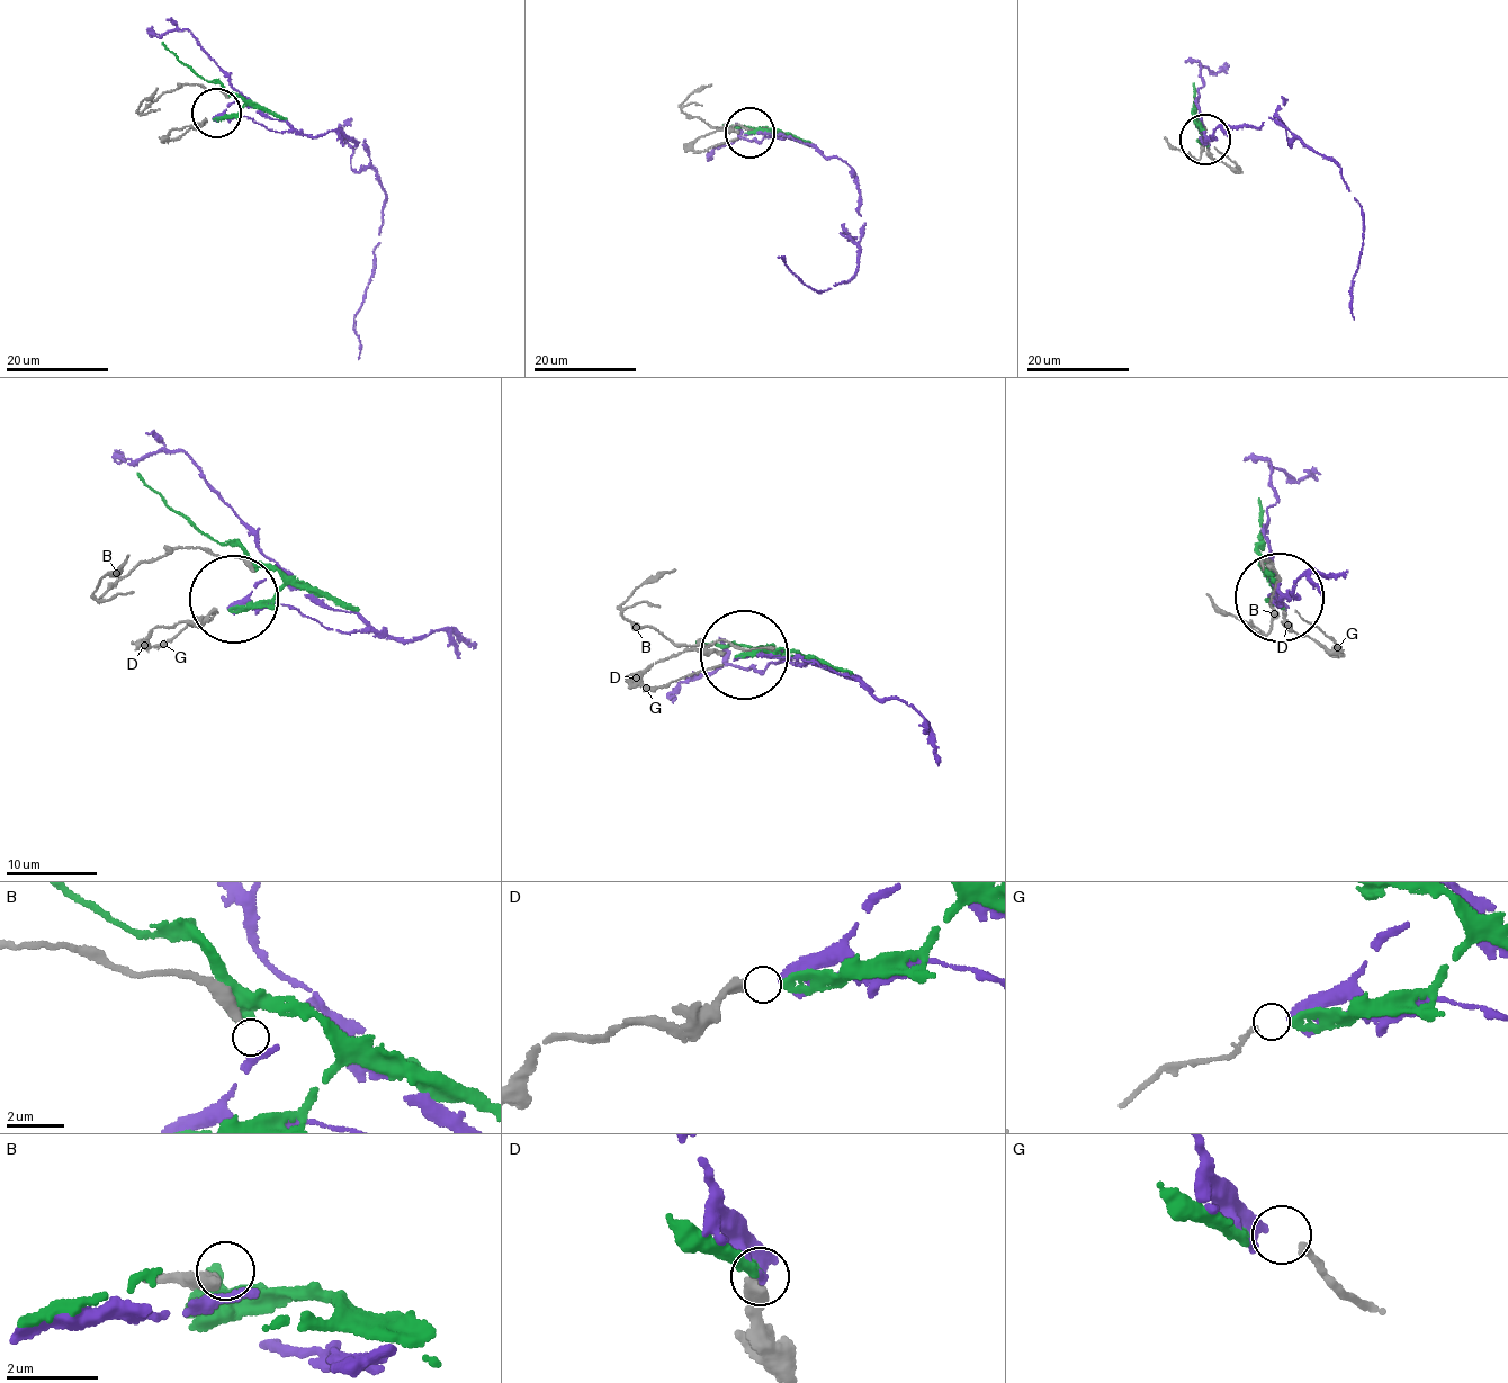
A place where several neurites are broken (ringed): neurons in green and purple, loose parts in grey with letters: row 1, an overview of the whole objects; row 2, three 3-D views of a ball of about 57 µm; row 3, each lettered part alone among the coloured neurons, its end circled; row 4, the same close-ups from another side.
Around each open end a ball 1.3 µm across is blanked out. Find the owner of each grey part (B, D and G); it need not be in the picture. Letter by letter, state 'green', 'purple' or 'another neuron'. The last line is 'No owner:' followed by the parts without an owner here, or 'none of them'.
B: another neuron
D: green
G: purple
No owner: B

